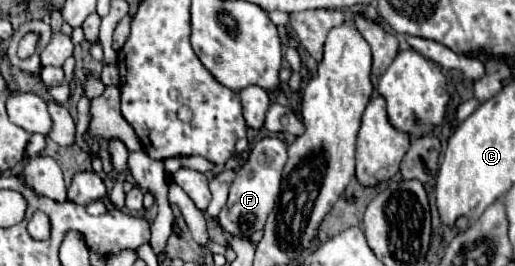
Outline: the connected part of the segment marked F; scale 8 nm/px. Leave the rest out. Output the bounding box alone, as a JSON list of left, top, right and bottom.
[219,137,287,237]

